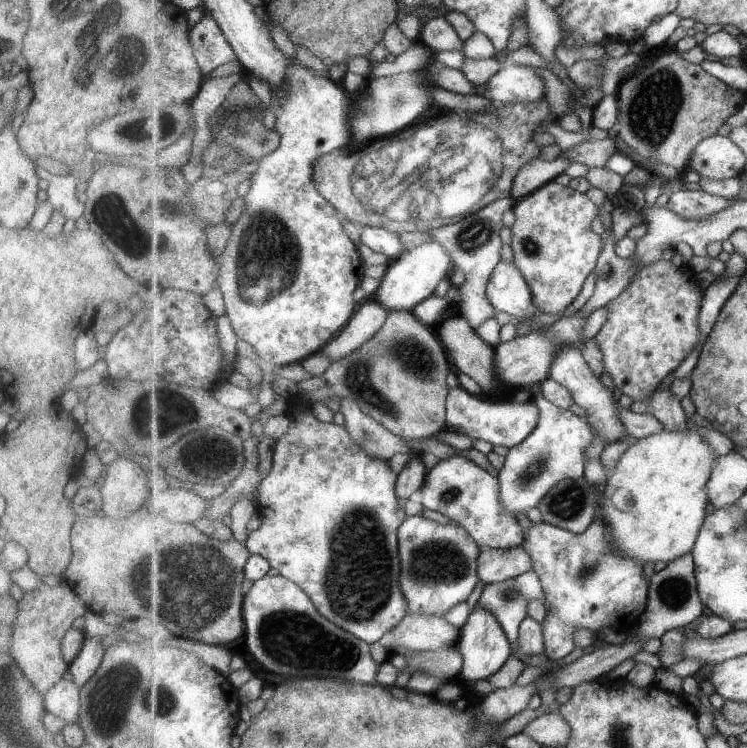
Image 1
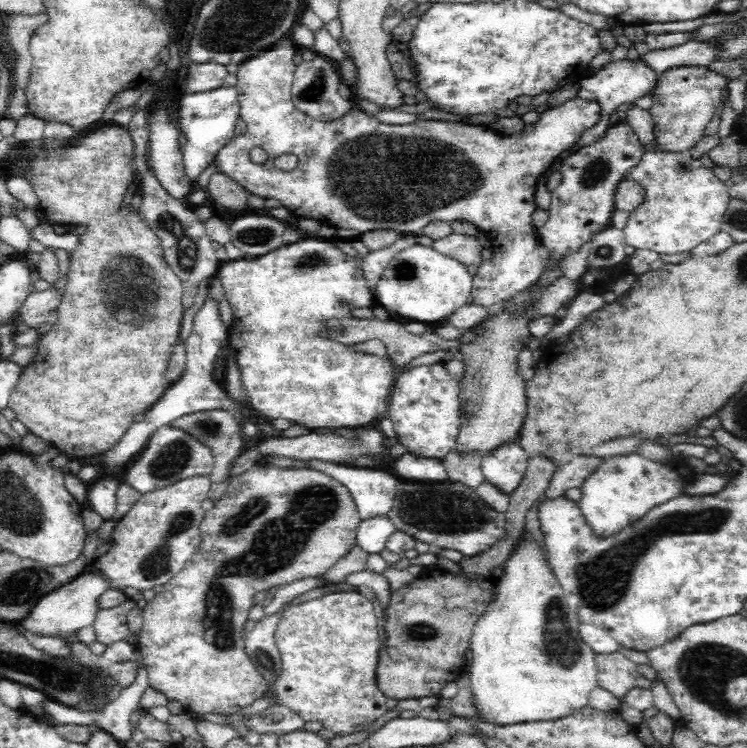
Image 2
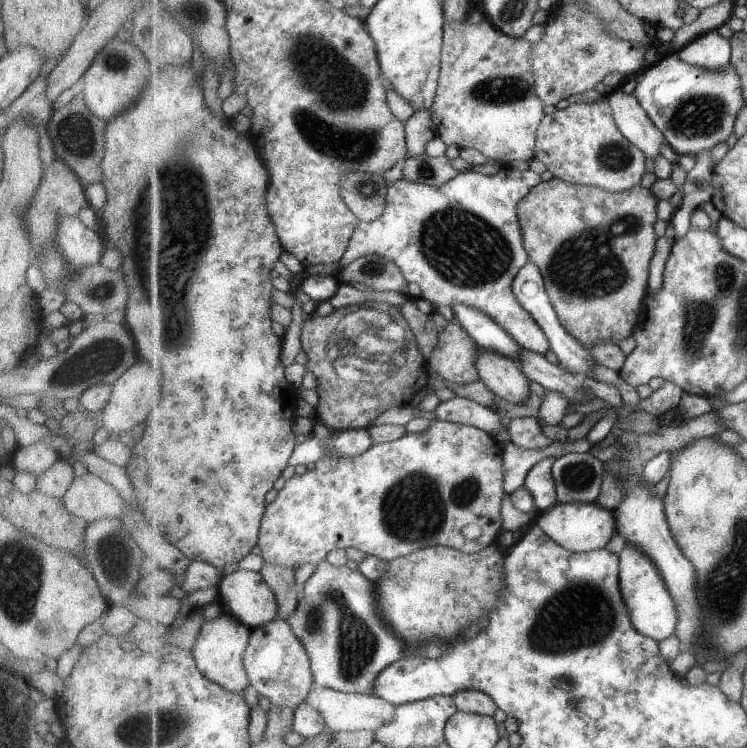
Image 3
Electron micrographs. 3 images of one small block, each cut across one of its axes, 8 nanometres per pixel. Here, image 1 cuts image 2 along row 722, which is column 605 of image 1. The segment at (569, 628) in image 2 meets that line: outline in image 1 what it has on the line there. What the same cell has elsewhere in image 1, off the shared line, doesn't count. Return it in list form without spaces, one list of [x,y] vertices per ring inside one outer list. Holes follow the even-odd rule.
[[[691,426],[689,430],[664,430],[639,439],[623,454],[614,471],[610,473],[607,488],[599,504],[602,506],[605,524],[611,532],[613,548],[629,560],[639,560],[643,566],[659,561],[668,565],[689,552],[693,553],[693,546],[697,544],[697,538],[704,526],[705,508],[707,502],[710,502],[708,483],[717,458],[719,456],[713,452],[711,444],[703,440],[703,436]]]

